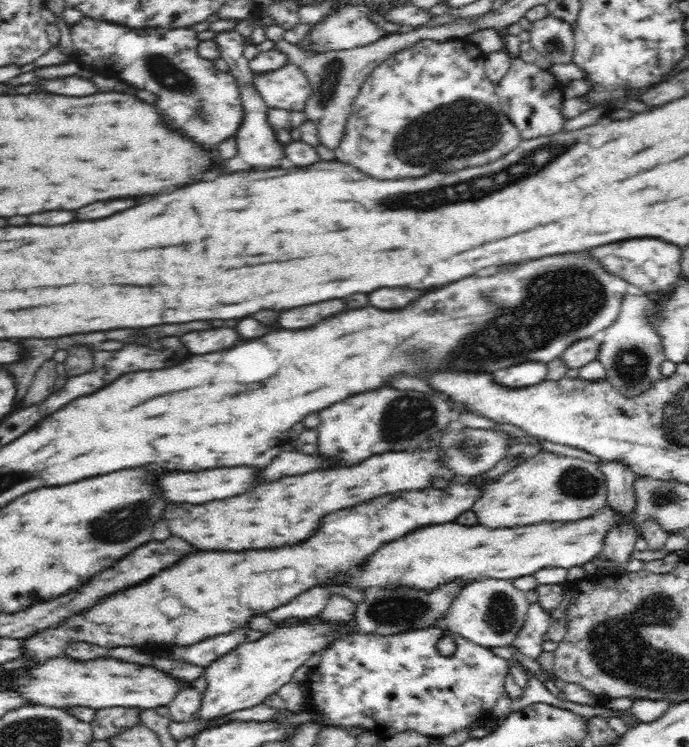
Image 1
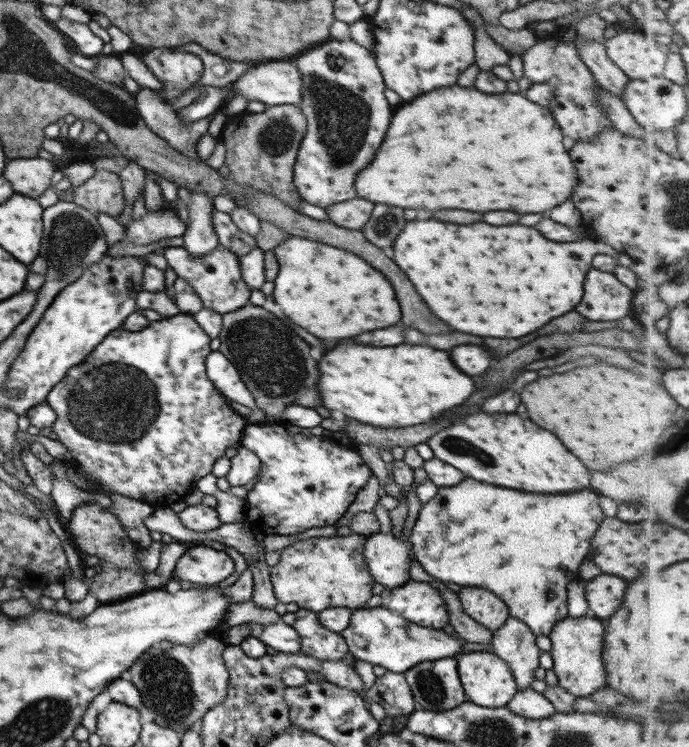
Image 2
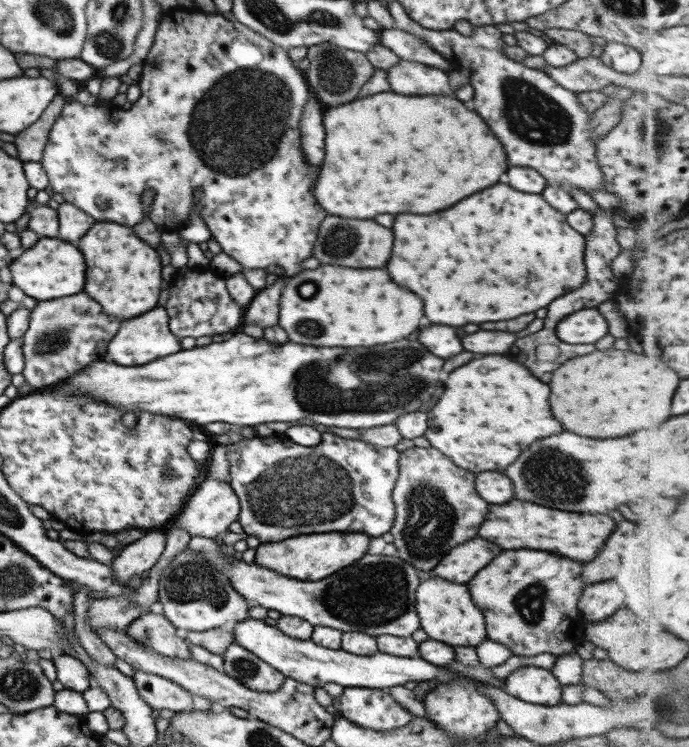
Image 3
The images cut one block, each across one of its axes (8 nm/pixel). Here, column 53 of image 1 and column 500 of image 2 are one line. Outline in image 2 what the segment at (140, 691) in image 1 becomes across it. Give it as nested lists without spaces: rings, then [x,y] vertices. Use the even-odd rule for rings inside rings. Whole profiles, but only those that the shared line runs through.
[[[469,652],[457,658],[457,674],[467,701],[485,708],[505,707],[517,692],[509,666],[489,652]]]

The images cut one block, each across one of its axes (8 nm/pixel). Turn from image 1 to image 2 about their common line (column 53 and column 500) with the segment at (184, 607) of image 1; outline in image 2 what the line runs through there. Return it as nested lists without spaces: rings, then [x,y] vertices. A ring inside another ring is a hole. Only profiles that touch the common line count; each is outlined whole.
[[[508,617],[498,630],[492,632],[491,648],[495,656],[498,656],[509,666],[515,684],[517,684],[517,691],[529,689],[529,684],[535,680],[533,672],[539,666],[537,657],[539,656],[539,649],[535,645],[535,636],[529,631],[526,624],[517,618]]]

